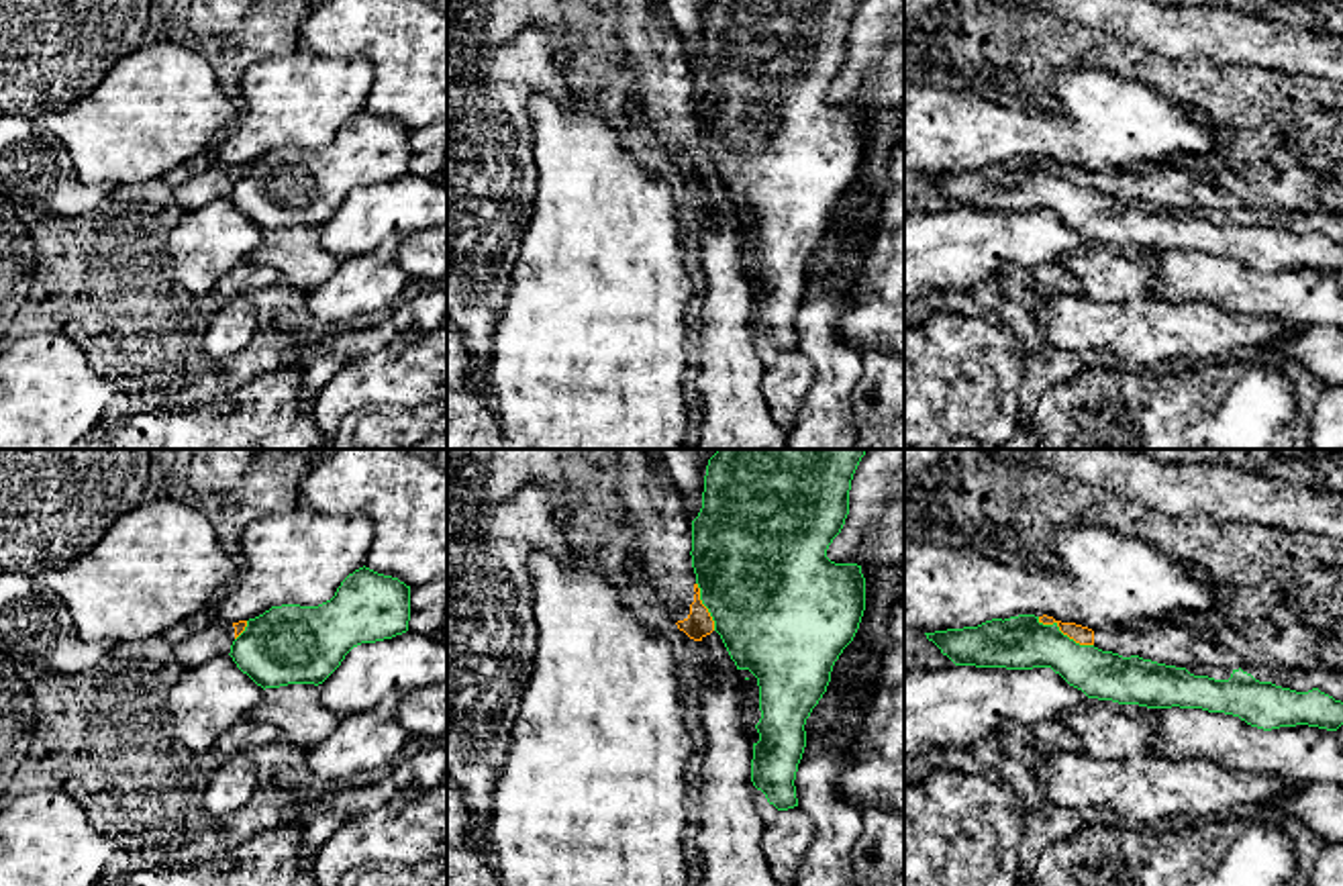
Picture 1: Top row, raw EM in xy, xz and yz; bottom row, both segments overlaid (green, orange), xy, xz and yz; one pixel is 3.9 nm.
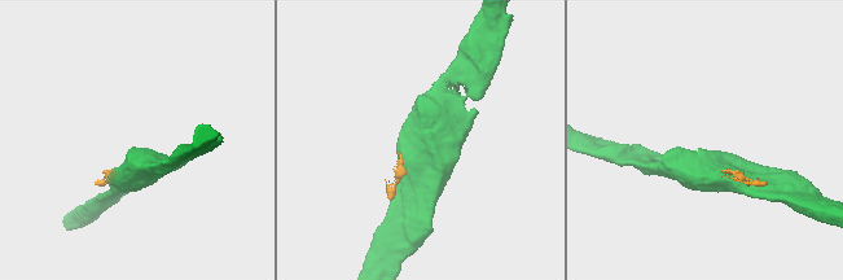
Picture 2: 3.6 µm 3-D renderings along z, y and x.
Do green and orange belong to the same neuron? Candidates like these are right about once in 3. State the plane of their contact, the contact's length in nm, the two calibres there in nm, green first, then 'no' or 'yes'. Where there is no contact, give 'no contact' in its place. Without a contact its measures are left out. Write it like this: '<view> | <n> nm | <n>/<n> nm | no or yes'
yz | 260 nm | 220/70 nm | no

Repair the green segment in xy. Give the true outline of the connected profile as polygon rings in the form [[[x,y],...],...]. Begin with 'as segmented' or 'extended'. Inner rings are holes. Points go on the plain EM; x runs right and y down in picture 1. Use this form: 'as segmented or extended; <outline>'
as segmented; [[[359,110],[318,149],[282,147],[249,161],[231,200],[257,229],[322,227],[361,188],[408,174],[410,129]]]

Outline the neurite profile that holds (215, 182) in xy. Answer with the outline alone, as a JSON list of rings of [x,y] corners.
[[[214,159],[212,165],[173,190],[178,204],[192,212],[200,206],[216,198],[231,196],[233,184],[245,174],[247,163],[239,165],[225,165],[222,161]]]

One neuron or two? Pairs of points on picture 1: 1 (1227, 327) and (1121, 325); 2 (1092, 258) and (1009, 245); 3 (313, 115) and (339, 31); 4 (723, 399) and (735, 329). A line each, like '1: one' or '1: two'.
1: one
2: two
3: two
4: one

